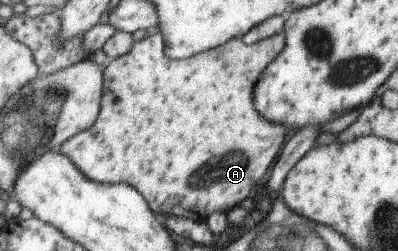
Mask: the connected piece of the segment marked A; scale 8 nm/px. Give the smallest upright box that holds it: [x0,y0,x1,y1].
[58,30,288,223]

